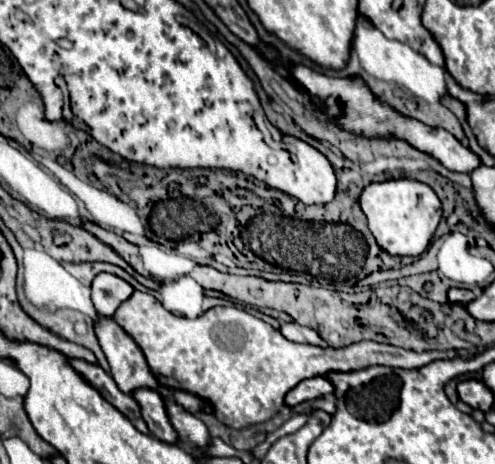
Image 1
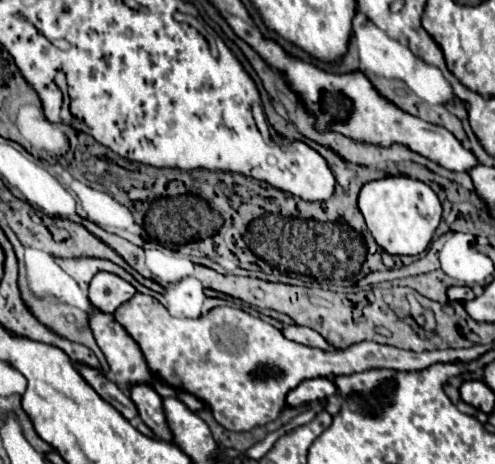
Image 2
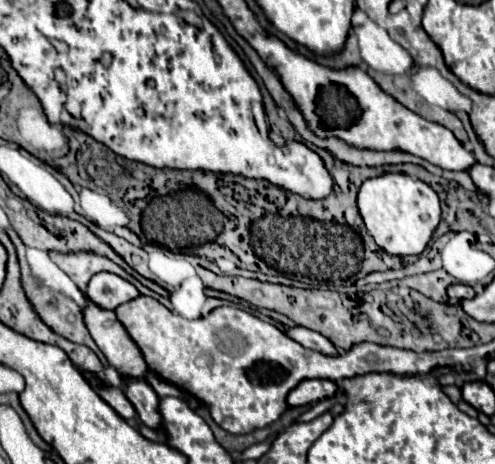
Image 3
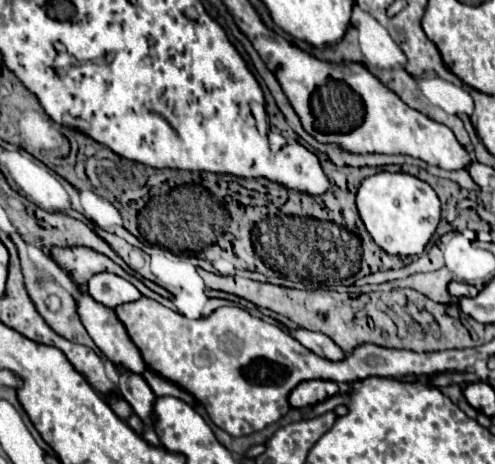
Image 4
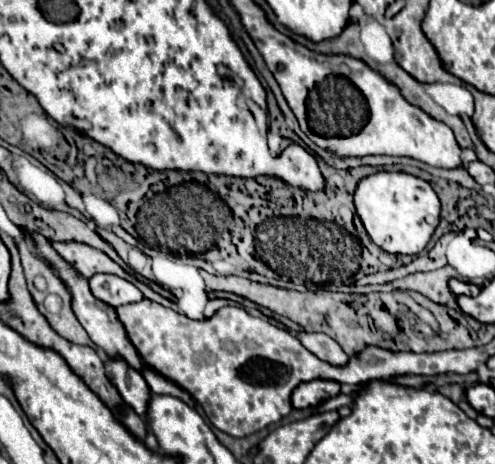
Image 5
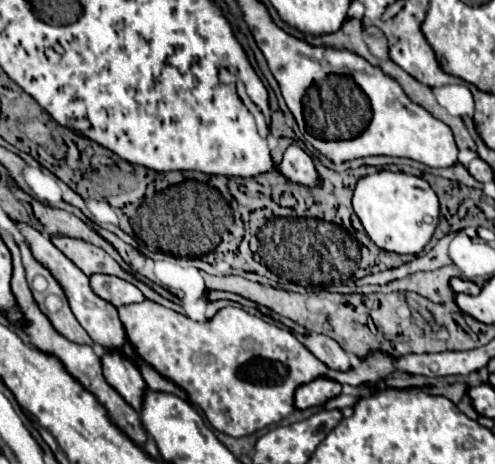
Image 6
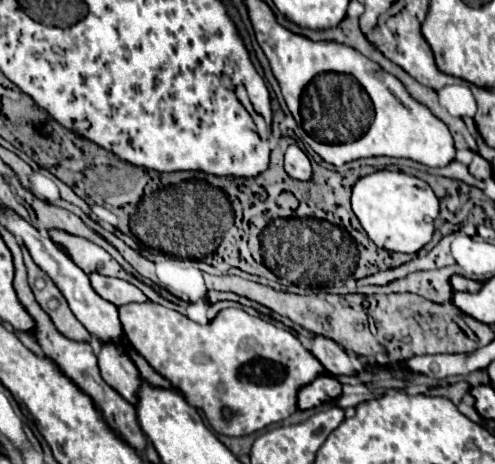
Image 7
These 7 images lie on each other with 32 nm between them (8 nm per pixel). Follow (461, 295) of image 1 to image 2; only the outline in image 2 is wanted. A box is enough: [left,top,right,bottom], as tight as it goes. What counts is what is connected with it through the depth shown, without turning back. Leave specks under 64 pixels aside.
[448,286,474,302]

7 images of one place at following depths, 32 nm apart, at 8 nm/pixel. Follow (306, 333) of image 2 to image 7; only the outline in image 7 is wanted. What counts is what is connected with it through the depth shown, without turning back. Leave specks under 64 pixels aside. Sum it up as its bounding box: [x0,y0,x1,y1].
[310,336,356,374]

